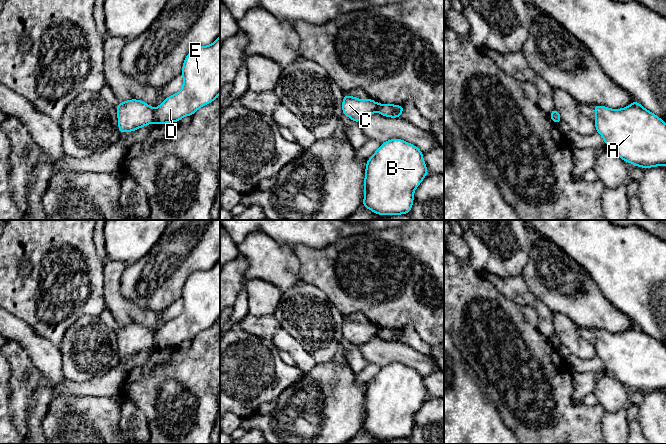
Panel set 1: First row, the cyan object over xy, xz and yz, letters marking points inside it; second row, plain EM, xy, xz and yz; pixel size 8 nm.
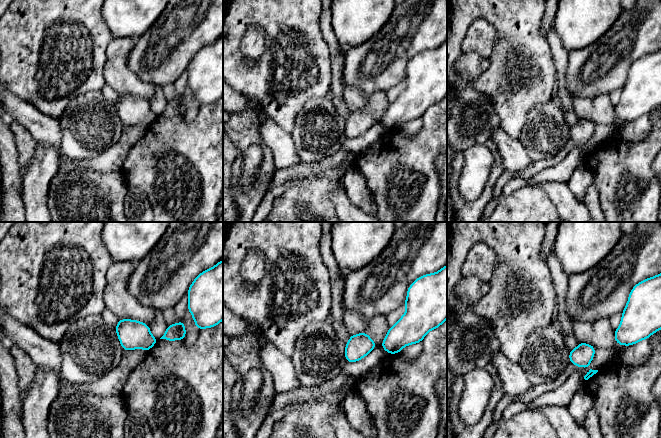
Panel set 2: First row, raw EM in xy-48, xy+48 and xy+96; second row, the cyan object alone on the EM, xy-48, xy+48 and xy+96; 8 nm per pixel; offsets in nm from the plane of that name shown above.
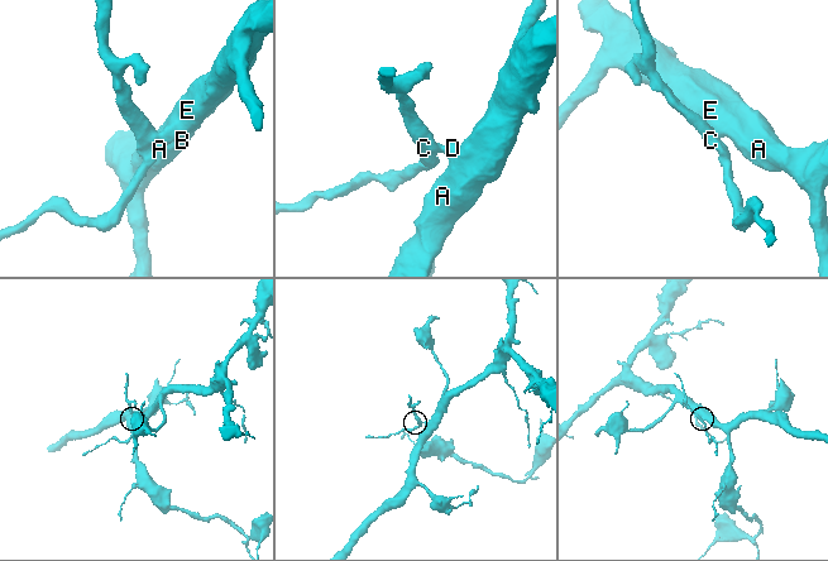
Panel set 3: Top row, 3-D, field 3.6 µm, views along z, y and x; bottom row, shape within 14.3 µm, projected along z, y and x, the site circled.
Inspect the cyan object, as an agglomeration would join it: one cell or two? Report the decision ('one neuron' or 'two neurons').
two neurons

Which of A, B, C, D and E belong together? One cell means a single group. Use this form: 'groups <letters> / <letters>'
groups A B D E / C

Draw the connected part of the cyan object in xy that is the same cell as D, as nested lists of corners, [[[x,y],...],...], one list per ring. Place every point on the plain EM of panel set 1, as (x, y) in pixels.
[[[220,259],[208,270],[192,273],[183,286],[181,314],[154,333],[154,347],[179,346],[213,326],[220,318]]]

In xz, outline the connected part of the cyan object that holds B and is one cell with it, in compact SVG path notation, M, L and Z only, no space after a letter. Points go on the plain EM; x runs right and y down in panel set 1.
M398 362L382 367L366 387L362 431L382 440L409 438L414 415L427 398L423 376L418 371Z

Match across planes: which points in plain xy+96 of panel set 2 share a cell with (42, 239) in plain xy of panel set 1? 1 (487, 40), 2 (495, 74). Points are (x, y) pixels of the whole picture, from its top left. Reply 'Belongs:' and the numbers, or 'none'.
Belongs: 2

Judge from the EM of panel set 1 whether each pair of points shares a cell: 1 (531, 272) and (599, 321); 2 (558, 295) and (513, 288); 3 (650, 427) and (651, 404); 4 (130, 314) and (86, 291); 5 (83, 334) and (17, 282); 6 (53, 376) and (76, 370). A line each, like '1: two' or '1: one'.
1: one
2: two
3: one
4: two
5: two
6: two

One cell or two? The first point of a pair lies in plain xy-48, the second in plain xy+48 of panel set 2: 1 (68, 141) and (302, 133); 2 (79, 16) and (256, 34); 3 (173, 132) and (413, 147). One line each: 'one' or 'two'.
1: one
2: two
3: one

